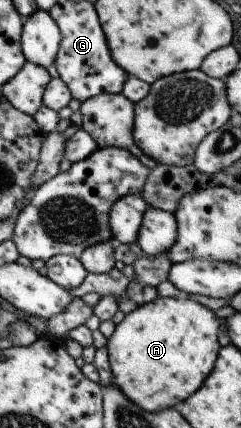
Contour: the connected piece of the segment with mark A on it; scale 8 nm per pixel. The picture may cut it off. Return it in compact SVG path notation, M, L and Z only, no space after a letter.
M159 298L151 303L126 312L123 319L114 325L114 332L106 339L106 352L111 370L111 383L144 412L161 412L173 408L186 397L195 393L209 375L215 363L218 349L218 331L221 323L211 309L185 298Z

